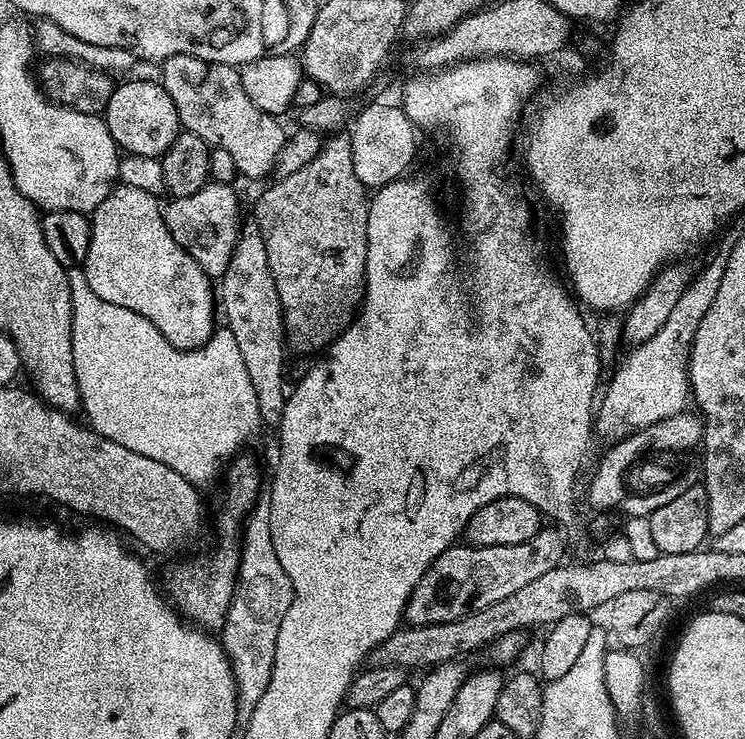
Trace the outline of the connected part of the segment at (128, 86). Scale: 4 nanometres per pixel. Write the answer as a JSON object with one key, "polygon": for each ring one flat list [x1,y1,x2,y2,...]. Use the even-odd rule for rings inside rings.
{"polygon":[[128,80,125,84,117,83,102,113,117,149,130,156,159,158,182,131,178,110,174,110,170,94,166,94,163,84,152,80]]}

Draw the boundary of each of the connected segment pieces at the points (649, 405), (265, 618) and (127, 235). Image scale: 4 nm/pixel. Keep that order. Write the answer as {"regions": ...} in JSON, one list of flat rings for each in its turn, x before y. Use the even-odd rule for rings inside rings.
{"regions":[[[720,248,708,260,708,268,701,267,697,275,688,283,688,289,674,302,670,318,646,342,637,345,620,364,620,369,612,376,602,392,598,411,594,416,594,428,597,433,612,432,615,428,625,428,631,434,639,429,648,428,660,420,685,411,690,400,688,382,688,357,692,350,692,339,714,298,718,286,722,286,722,274,726,270,729,249],[604,400,604,401,603,401]],[[267,499,257,500,243,521,239,549,240,572,224,619,222,643,236,679,236,710,241,717,247,718,258,698,266,694,266,686,270,686,278,626,282,626,282,618,286,618,286,610,290,610,292,605,292,583,286,570,282,570,282,562,278,562,278,554,274,554,274,542,270,538,270,504]],[[117,186,91,213,90,221,89,252,82,265,90,290,154,322,162,338,175,348,203,348,218,327,214,284,202,266,170,238,161,201,146,190]]]}

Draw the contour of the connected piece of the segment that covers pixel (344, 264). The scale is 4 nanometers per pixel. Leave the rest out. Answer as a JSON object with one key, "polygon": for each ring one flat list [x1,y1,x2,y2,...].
{"polygon":[[332,134,323,141,317,157,290,177,272,182,256,200,254,221,261,231,269,259,270,274,283,312,284,330,289,345,309,344,316,348,327,345,330,336,324,331,339,314,352,291,364,282,364,267,368,253,369,193,354,174,354,154,351,135]]}

